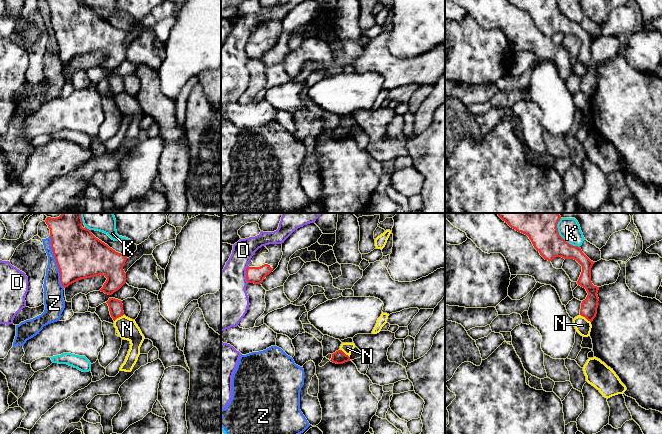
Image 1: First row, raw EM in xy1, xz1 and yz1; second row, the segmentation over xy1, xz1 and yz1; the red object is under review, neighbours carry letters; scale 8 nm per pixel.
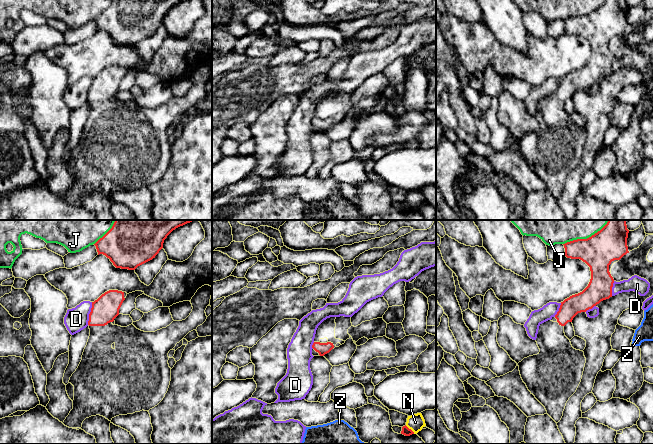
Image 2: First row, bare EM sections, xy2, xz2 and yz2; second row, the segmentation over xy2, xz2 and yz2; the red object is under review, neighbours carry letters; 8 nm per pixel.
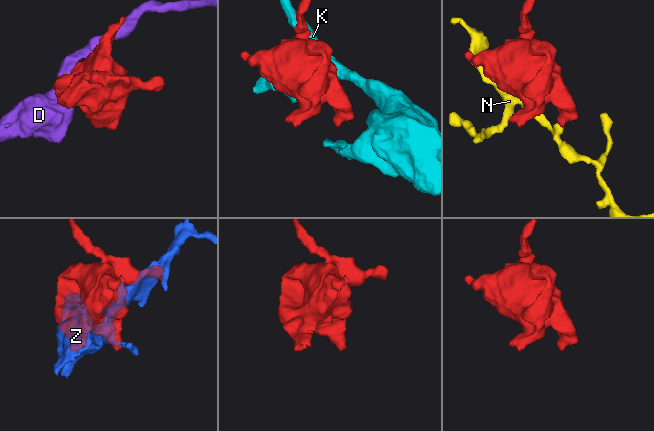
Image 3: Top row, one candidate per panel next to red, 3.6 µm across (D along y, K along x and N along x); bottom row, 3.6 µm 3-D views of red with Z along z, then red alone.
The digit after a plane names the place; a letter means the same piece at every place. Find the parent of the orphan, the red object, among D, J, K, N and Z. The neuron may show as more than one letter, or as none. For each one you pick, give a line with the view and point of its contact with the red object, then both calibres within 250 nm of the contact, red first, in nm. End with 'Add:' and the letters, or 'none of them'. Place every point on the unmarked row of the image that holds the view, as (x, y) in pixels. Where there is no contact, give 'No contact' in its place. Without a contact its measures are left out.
Add: none of them

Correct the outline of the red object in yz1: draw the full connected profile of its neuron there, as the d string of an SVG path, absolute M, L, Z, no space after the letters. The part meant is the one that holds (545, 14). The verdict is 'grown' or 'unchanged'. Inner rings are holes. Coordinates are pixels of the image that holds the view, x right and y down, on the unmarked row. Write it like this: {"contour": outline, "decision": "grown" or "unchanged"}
{"contour": "M508 0L511 4L529 13L534 24L548 37L555 33L574 35L582 42L577 60L585 64L588 71L581 79L580 91L592 98L598 84L598 66L591 58L591 37L578 22L566 18L558 8L557 0Z", "decision": "unchanged"}

